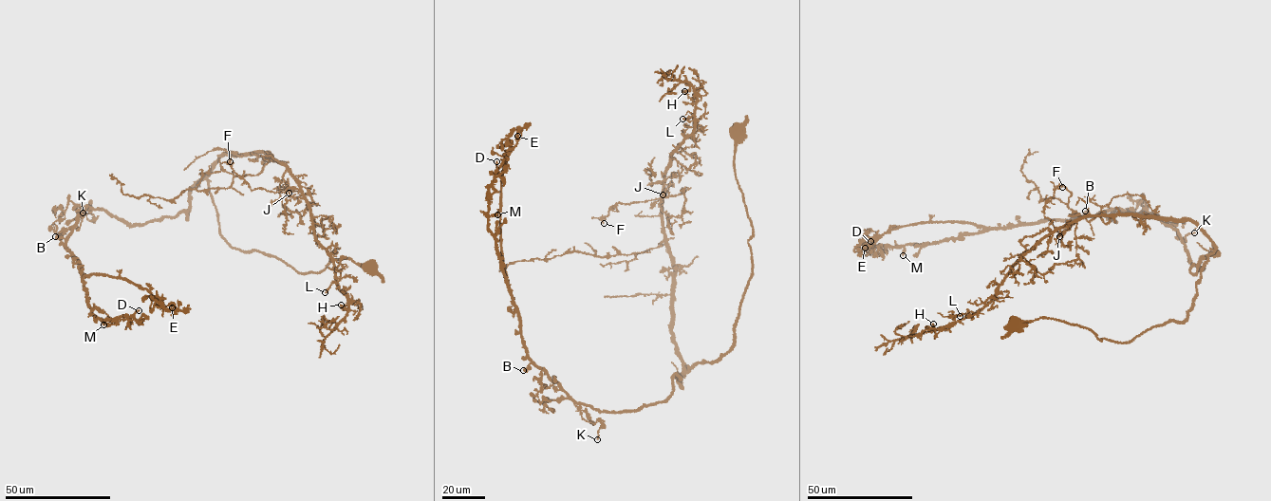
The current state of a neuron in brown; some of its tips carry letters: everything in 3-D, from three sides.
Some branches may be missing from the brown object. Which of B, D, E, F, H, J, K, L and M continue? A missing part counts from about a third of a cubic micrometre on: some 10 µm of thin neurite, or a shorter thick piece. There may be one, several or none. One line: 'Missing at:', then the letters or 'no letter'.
Missing at: no letter

